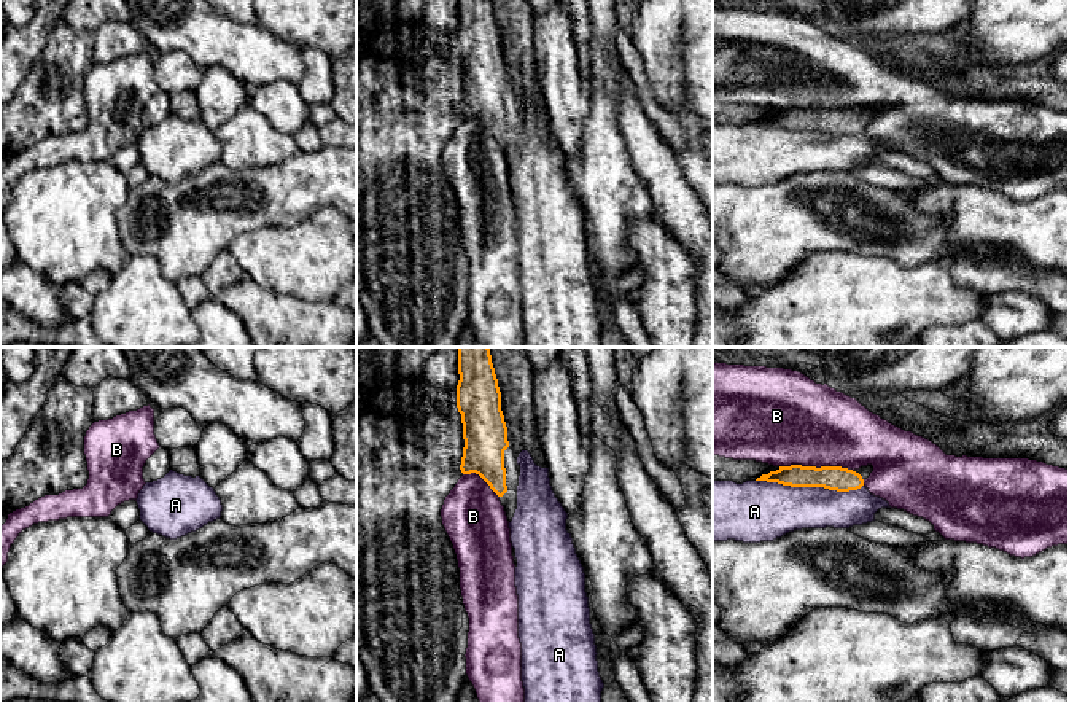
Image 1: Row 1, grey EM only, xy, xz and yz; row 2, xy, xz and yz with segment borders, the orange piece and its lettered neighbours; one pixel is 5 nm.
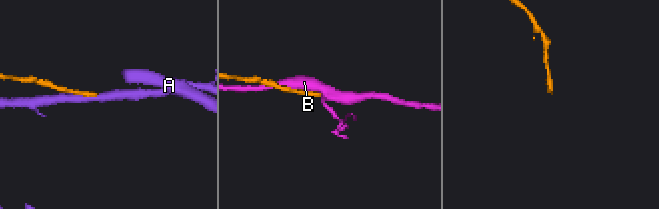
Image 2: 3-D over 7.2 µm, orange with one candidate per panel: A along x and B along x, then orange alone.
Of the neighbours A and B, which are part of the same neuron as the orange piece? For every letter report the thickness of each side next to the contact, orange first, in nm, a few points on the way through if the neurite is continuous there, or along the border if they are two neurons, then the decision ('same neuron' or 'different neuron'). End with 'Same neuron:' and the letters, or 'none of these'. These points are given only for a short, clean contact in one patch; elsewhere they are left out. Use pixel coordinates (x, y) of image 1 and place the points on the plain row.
A: 130/280 nm | different neuron
B: 130/440 nm | different neuron
Same neuron: none of these

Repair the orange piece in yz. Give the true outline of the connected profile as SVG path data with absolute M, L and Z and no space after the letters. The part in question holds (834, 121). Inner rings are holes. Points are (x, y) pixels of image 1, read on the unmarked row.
M872 108L861 110L857 115L842 110L779 110L776 115L762 118L756 124L778 126L791 131L824 131L837 135L857 134L873 115Z

